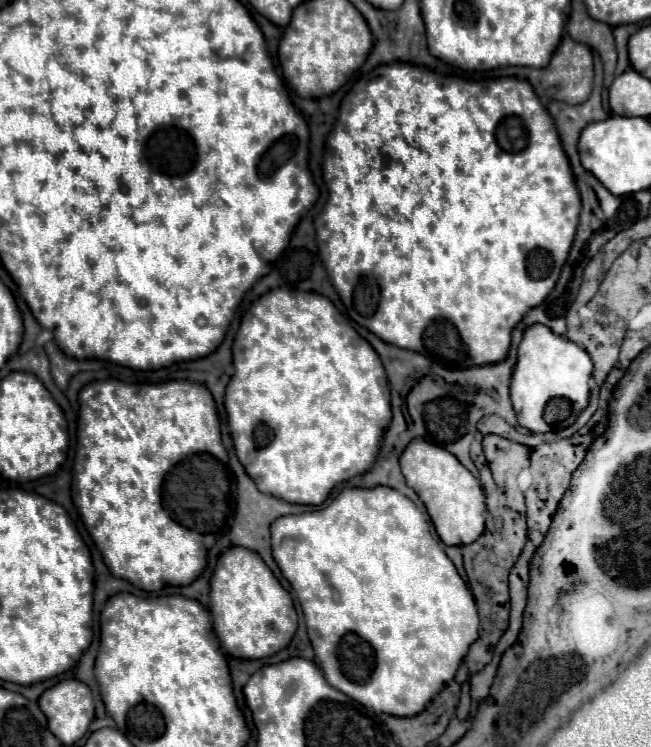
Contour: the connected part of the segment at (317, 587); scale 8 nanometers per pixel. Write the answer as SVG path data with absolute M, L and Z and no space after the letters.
M388 486L342 488L338 496L326 508L320 508L314 512L292 514L292 516L280 516L278 520L272 522L270 532L272 532L272 556L274 560L278 556L278 568L282 576L290 582L290 586L294 588L300 600L306 628L308 628L308 638L314 648L316 662L320 664L324 672L326 682L332 688L346 692L346 696L350 696L352 700L358 700L362 706L376 710L376 712L384 712L392 716L416 716L418 712L422 712L424 706L432 700L432 696L436 696L444 688L444 684L448 684L454 678L470 644L478 638L478 612L468 592L468 586L456 572L452 560L444 554L438 542L434 542L428 522L424 514L416 508L416 504L402 492L388 488Z

